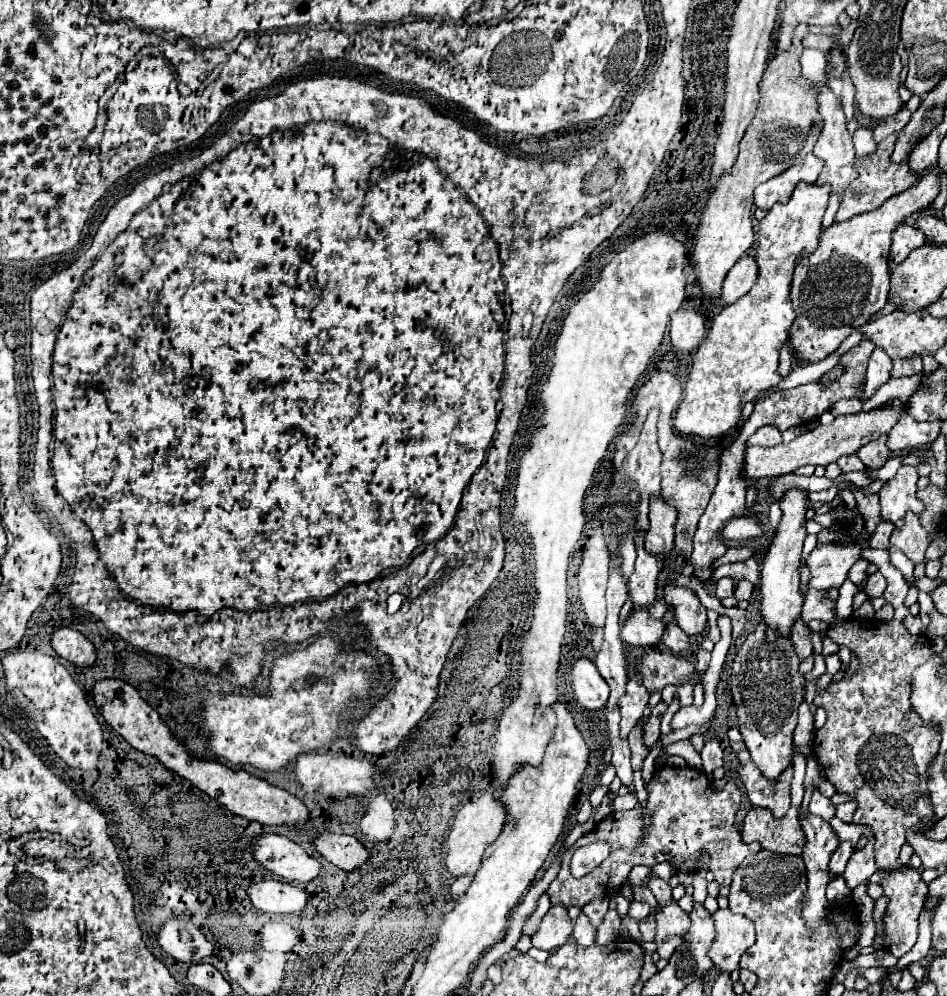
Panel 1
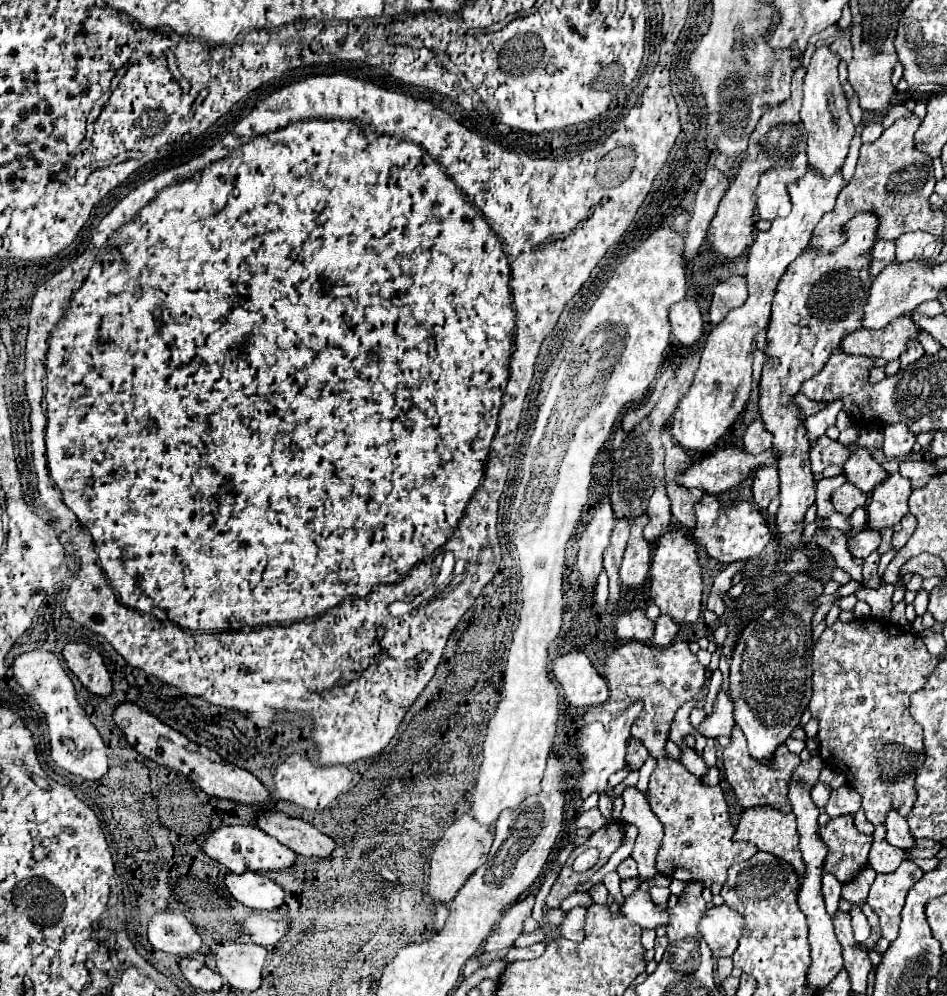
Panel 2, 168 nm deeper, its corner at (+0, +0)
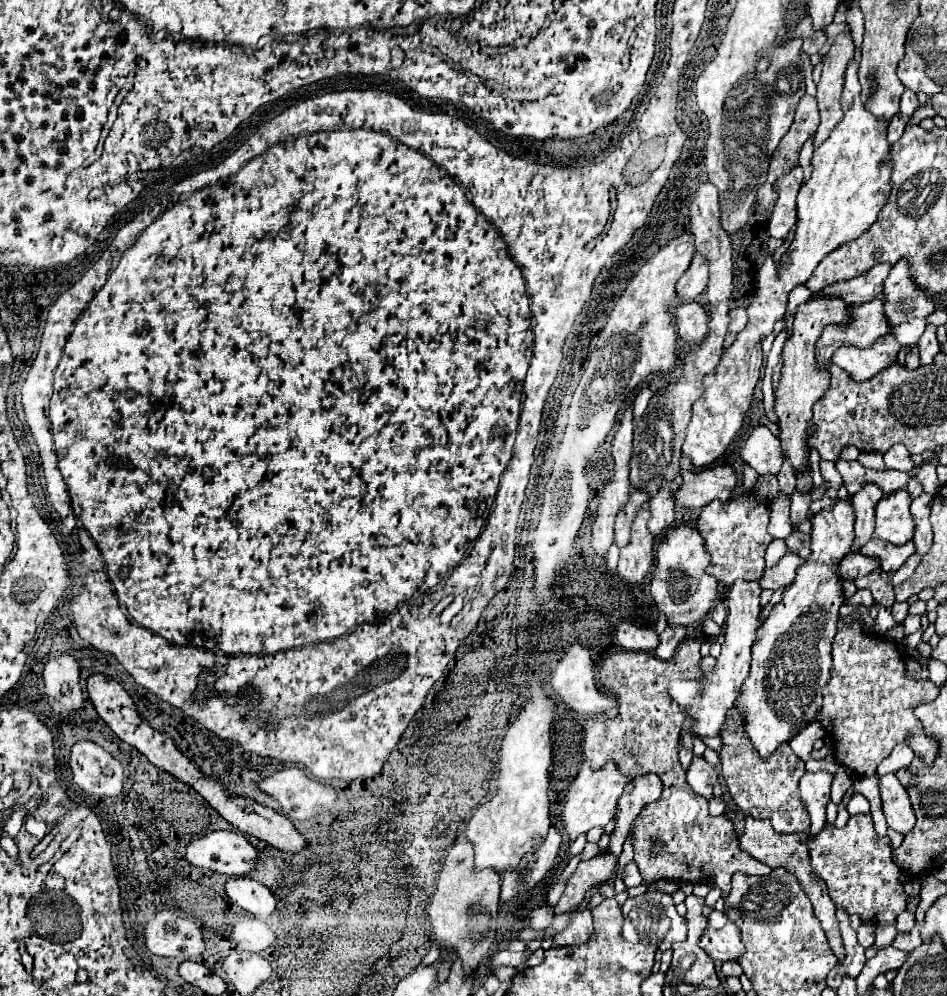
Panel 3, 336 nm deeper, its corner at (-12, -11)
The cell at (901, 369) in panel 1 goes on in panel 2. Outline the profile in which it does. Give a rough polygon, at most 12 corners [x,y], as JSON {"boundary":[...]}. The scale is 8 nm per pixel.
{"boundary":[[908,341],[908,349],[900,355],[902,367],[924,355],[918,341]]}

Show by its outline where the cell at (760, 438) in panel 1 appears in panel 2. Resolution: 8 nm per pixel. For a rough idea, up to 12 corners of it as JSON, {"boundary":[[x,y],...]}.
{"boundary":[[754,419],[744,433],[744,451],[758,455],[772,447],[772,435]]}

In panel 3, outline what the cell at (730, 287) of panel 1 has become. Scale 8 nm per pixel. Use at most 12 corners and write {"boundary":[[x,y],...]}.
{"boundary":[[744,306],[730,310],[728,336],[724,348],[734,342],[736,334],[744,330],[748,314]]}

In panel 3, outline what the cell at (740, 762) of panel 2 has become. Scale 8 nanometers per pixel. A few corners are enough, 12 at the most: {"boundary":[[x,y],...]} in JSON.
{"boundary":[[732,708],[722,776],[738,808],[776,832],[810,828],[788,744],[762,760]]}

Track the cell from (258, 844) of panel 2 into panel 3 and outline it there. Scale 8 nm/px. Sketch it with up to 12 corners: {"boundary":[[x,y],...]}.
{"boundary":[[222,830],[192,840],[186,858],[230,878],[252,872],[260,852]]}

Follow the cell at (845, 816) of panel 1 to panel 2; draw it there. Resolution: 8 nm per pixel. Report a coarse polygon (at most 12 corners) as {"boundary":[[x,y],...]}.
{"boundary":[[852,815],[818,829],[828,845],[824,871],[842,885],[868,863],[872,837],[854,827]]}

